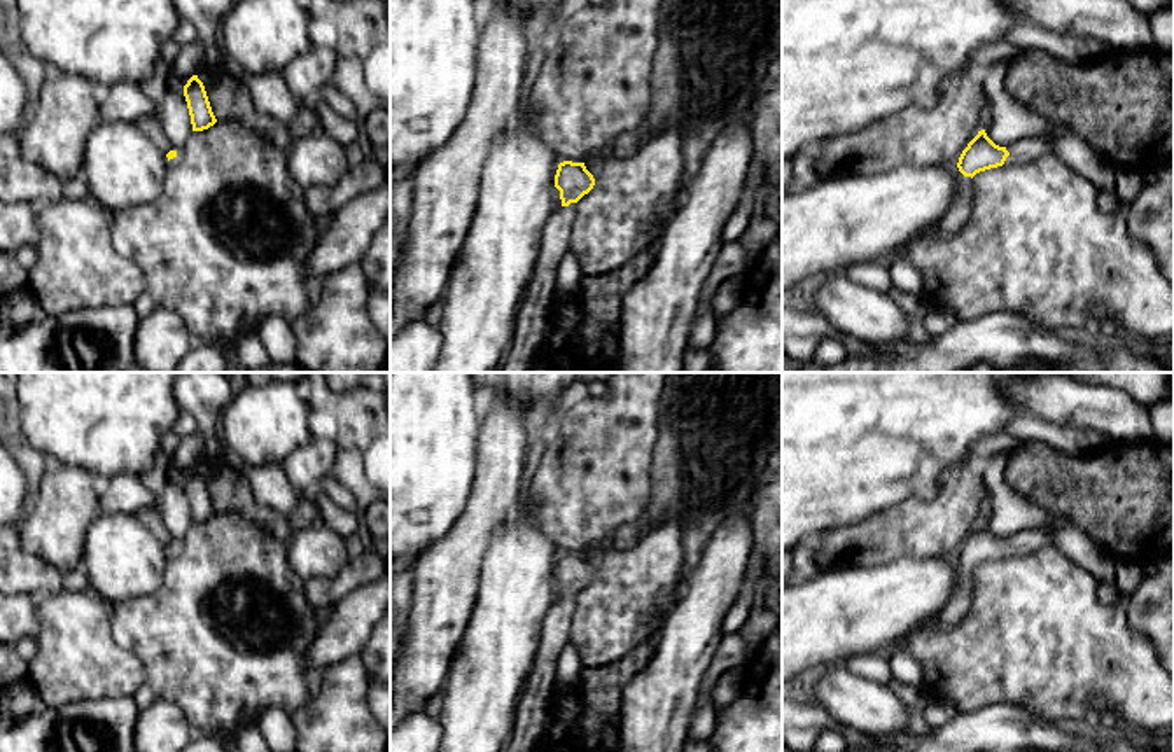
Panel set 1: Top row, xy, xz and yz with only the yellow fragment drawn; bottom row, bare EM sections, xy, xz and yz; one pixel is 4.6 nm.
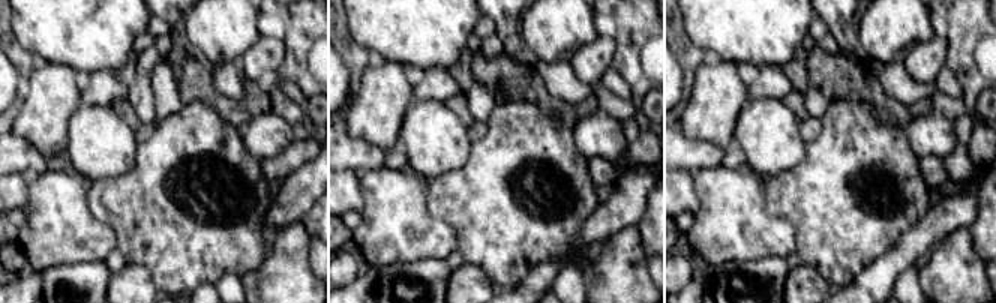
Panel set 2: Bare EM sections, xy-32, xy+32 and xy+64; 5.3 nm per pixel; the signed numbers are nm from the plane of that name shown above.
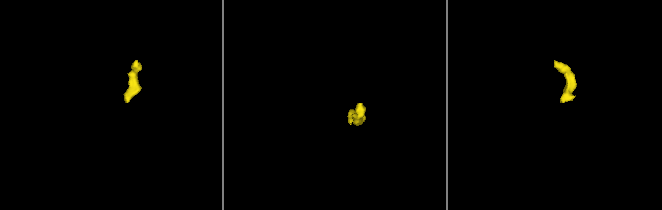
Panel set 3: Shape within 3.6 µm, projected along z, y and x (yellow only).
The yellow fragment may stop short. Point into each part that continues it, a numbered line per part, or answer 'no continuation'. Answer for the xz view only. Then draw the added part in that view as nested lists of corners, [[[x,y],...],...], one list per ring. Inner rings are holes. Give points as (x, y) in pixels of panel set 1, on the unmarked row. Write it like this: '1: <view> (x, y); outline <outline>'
1: xz (532, 709); outline [[[576,595],[551,603],[542,626],[534,668],[516,707],[513,735],[504,752],[535,752],[548,719],[548,700],[555,687],[556,663],[567,645]]]

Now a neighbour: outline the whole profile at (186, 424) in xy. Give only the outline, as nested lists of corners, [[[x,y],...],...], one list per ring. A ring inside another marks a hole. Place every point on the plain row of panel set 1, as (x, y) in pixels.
[[[180,413],[171,432],[175,432],[180,437],[194,435],[194,434],[198,434],[198,421],[192,414]]]

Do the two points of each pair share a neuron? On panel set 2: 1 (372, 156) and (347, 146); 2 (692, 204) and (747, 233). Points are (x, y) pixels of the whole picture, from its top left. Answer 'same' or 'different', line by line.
1: same
2: different

